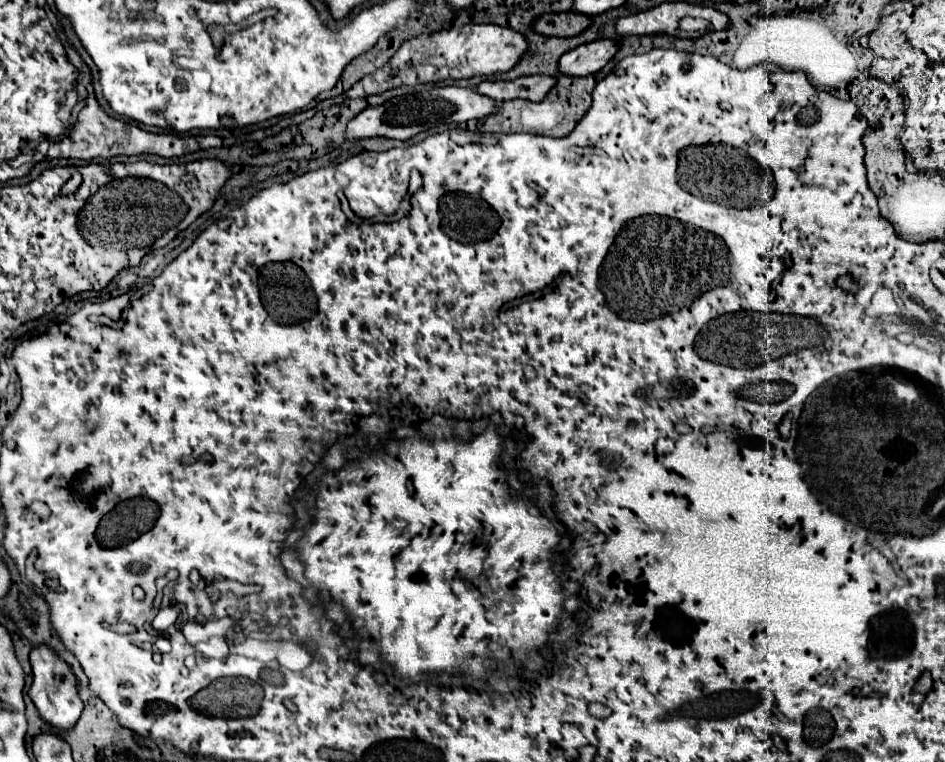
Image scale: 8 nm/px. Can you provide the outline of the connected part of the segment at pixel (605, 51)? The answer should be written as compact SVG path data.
M596 39L592 43L584 43L560 59L560 73L564 75L590 75L600 71L620 49L620 43L614 39Z

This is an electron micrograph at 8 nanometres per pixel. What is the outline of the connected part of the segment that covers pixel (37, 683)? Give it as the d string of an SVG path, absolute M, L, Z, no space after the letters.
M44 643L36 645L30 651L30 663L32 663L32 673L34 673L30 697L36 703L42 719L58 729L70 729L72 723L78 721L82 707L84 707L82 699L78 697L78 681L70 669L70 665L64 659L60 659L52 647L48 647Z

